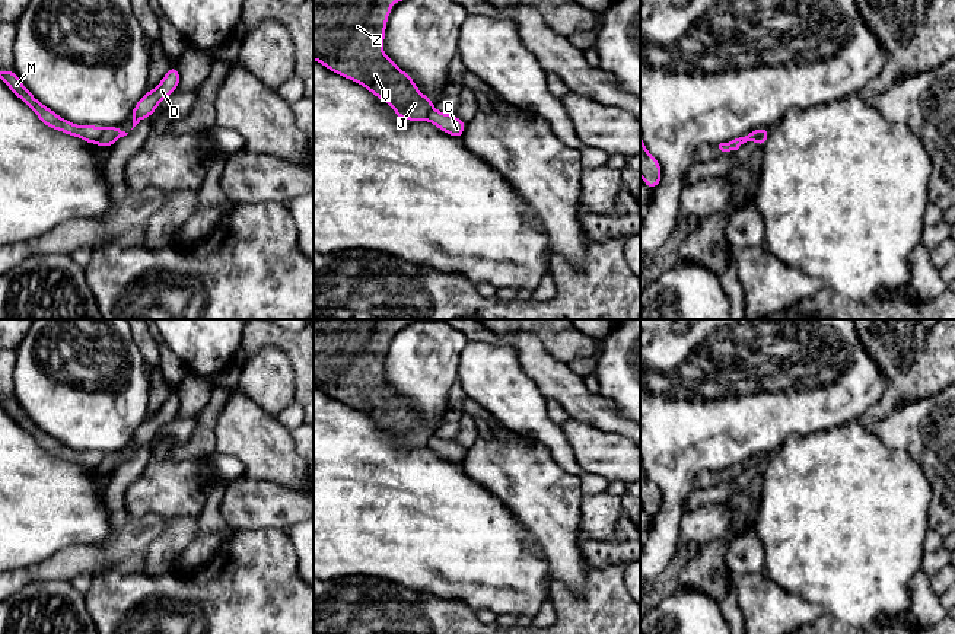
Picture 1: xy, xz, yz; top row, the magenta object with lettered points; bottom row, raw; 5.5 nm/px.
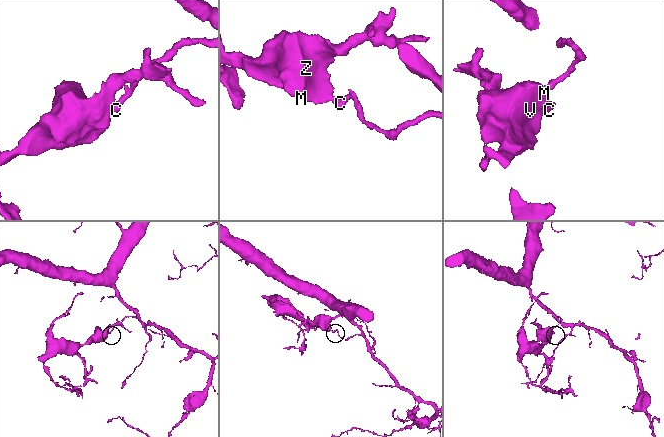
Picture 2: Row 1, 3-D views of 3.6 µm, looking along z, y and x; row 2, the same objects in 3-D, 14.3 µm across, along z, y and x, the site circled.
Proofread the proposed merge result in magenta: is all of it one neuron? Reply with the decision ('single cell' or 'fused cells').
fused cells

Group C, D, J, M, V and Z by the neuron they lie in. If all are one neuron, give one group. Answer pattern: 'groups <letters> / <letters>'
groups C D / J M V Z

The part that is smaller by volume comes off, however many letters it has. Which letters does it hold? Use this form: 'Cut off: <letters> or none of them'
Cut off: J, M, V, Z

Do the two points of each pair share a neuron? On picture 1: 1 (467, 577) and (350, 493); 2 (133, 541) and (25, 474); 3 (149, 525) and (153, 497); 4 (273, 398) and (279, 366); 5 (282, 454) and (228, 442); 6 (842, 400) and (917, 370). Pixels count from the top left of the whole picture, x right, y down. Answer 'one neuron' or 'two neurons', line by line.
1: one neuron
2: two neurons
3: two neurons
4: one neuron
5: one neuron
6: two neurons

